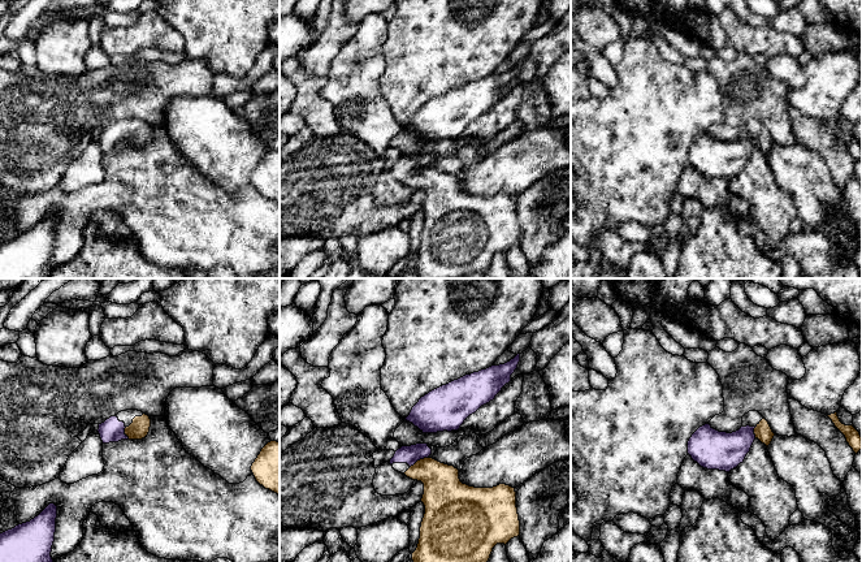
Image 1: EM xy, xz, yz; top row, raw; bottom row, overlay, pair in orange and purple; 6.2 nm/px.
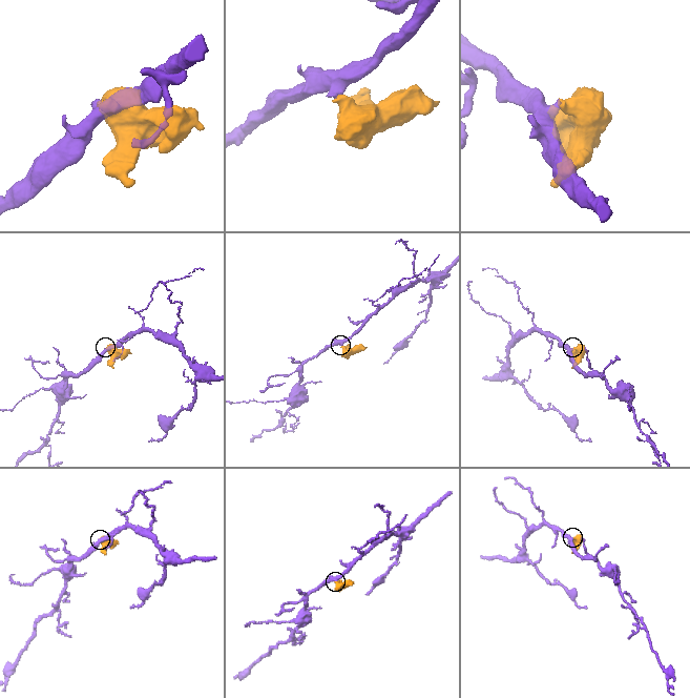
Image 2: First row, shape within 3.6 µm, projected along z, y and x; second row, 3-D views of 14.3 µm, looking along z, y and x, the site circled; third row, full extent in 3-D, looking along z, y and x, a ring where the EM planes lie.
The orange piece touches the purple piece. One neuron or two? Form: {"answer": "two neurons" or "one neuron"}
{"answer": "one neuron"}

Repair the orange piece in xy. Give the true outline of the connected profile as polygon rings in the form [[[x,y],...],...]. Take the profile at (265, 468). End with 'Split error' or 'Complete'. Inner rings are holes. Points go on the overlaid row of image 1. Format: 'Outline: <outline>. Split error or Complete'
Outline: [[[268,442],[251,466],[256,481],[280,496],[280,442]]]. Complete

